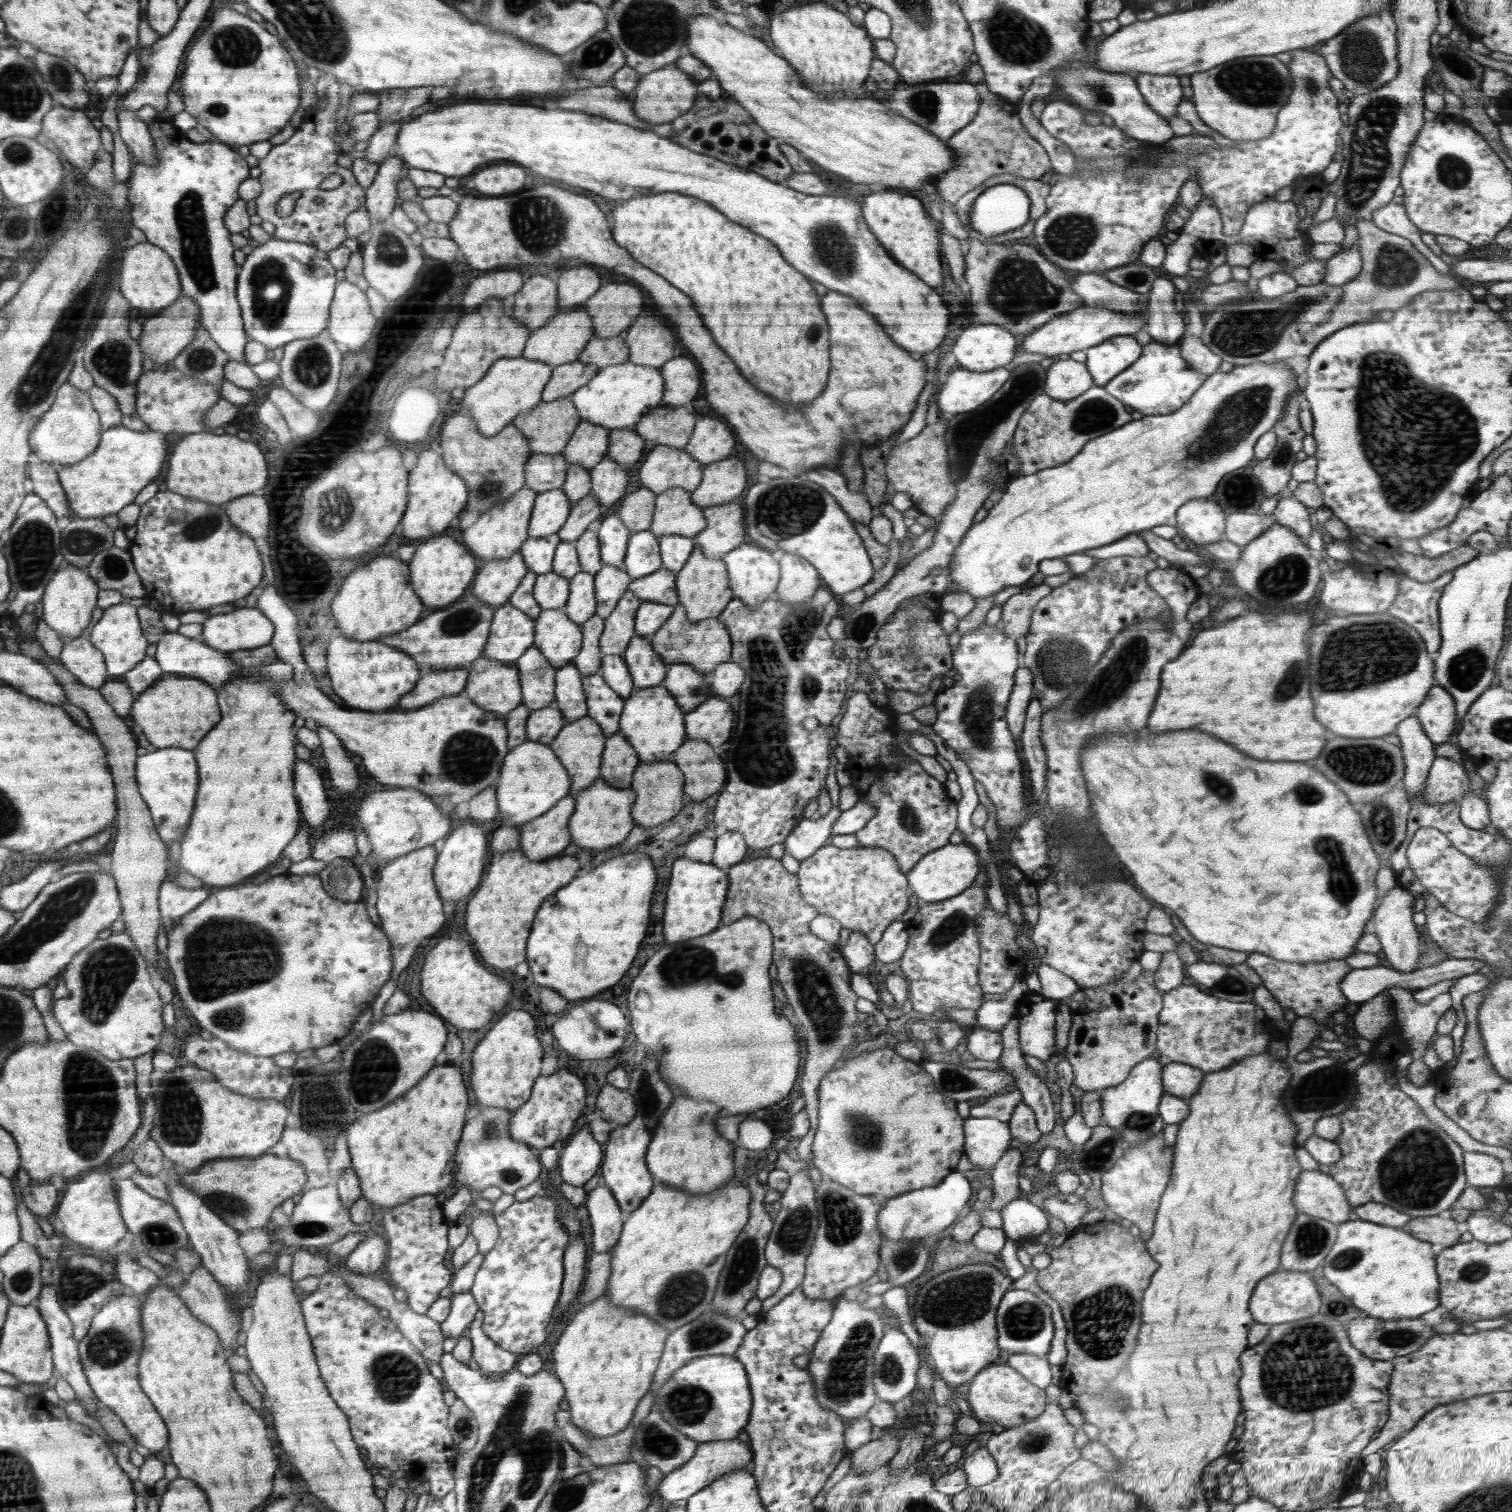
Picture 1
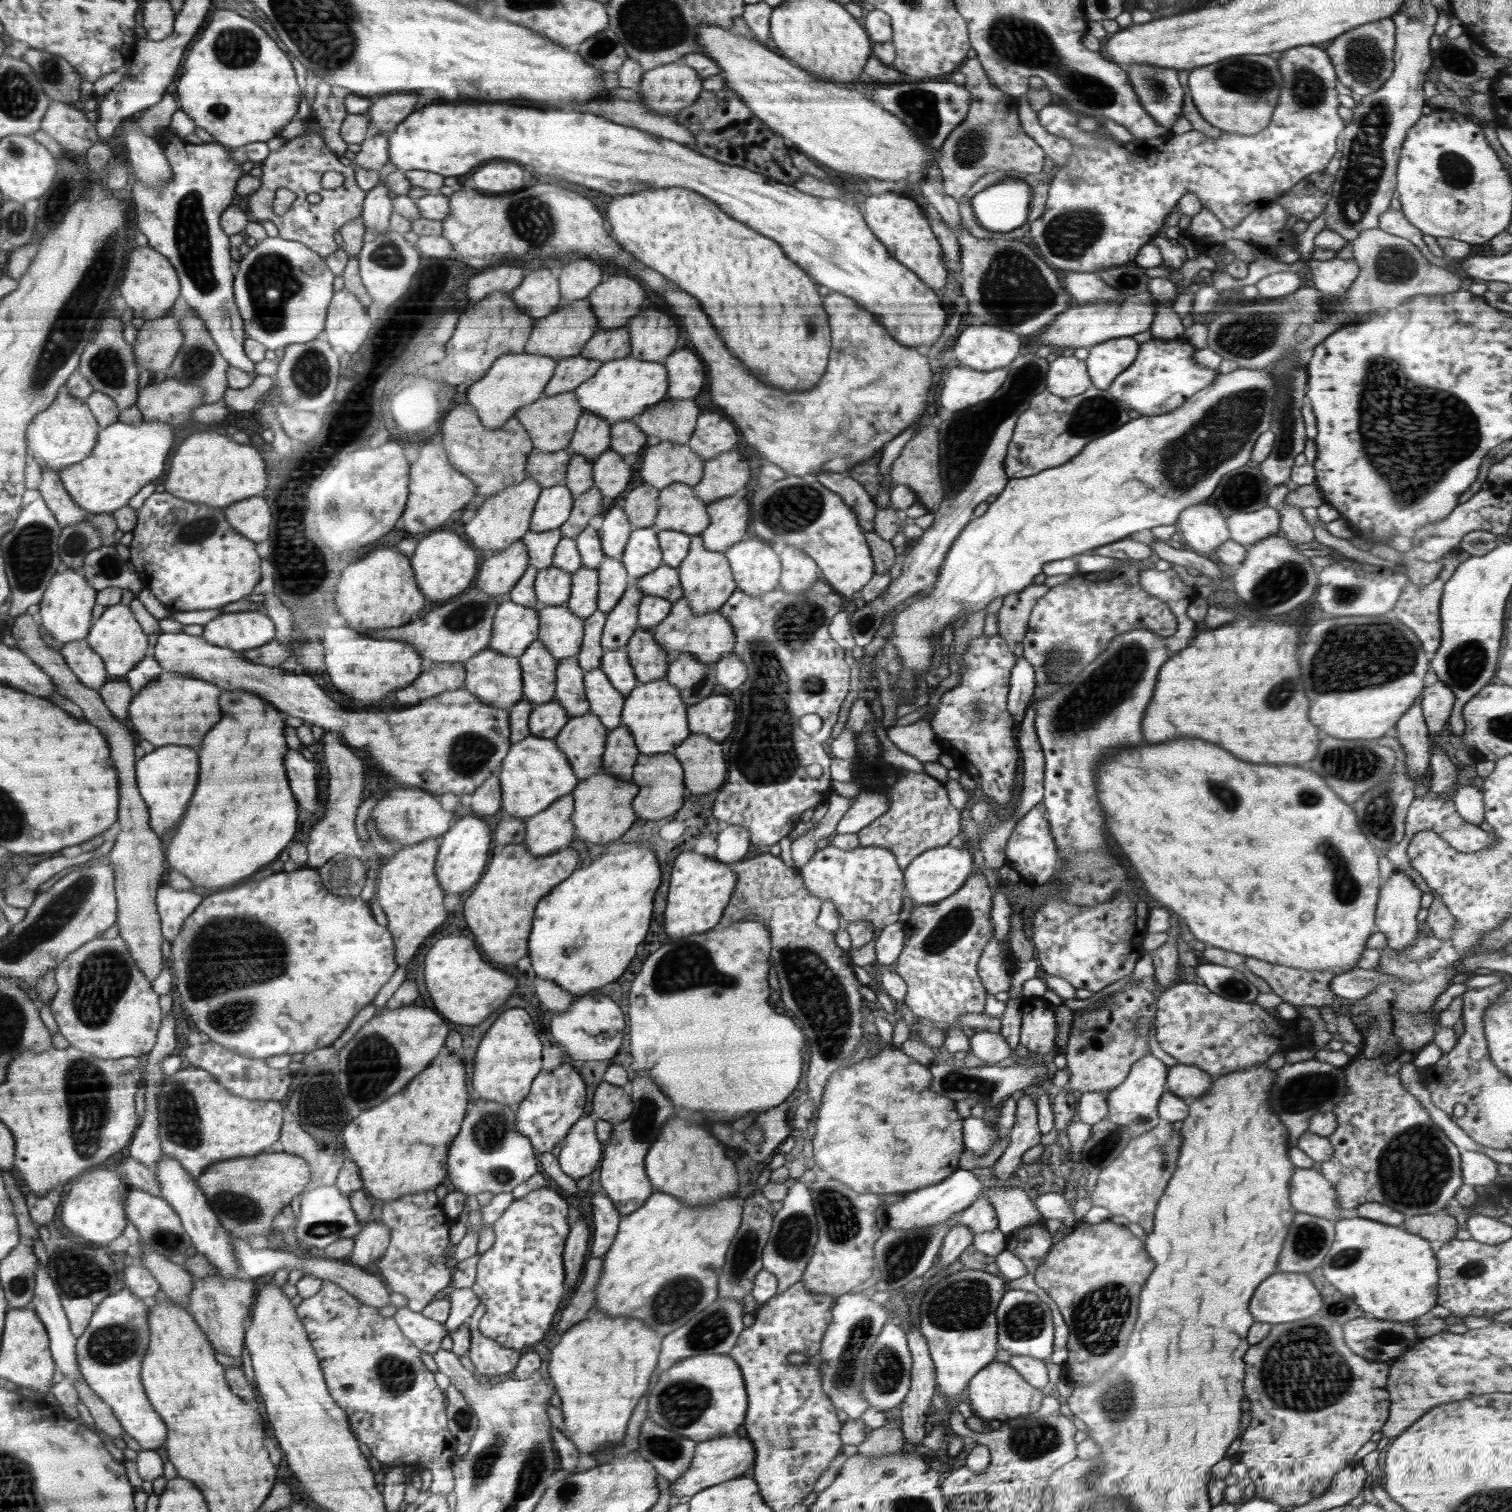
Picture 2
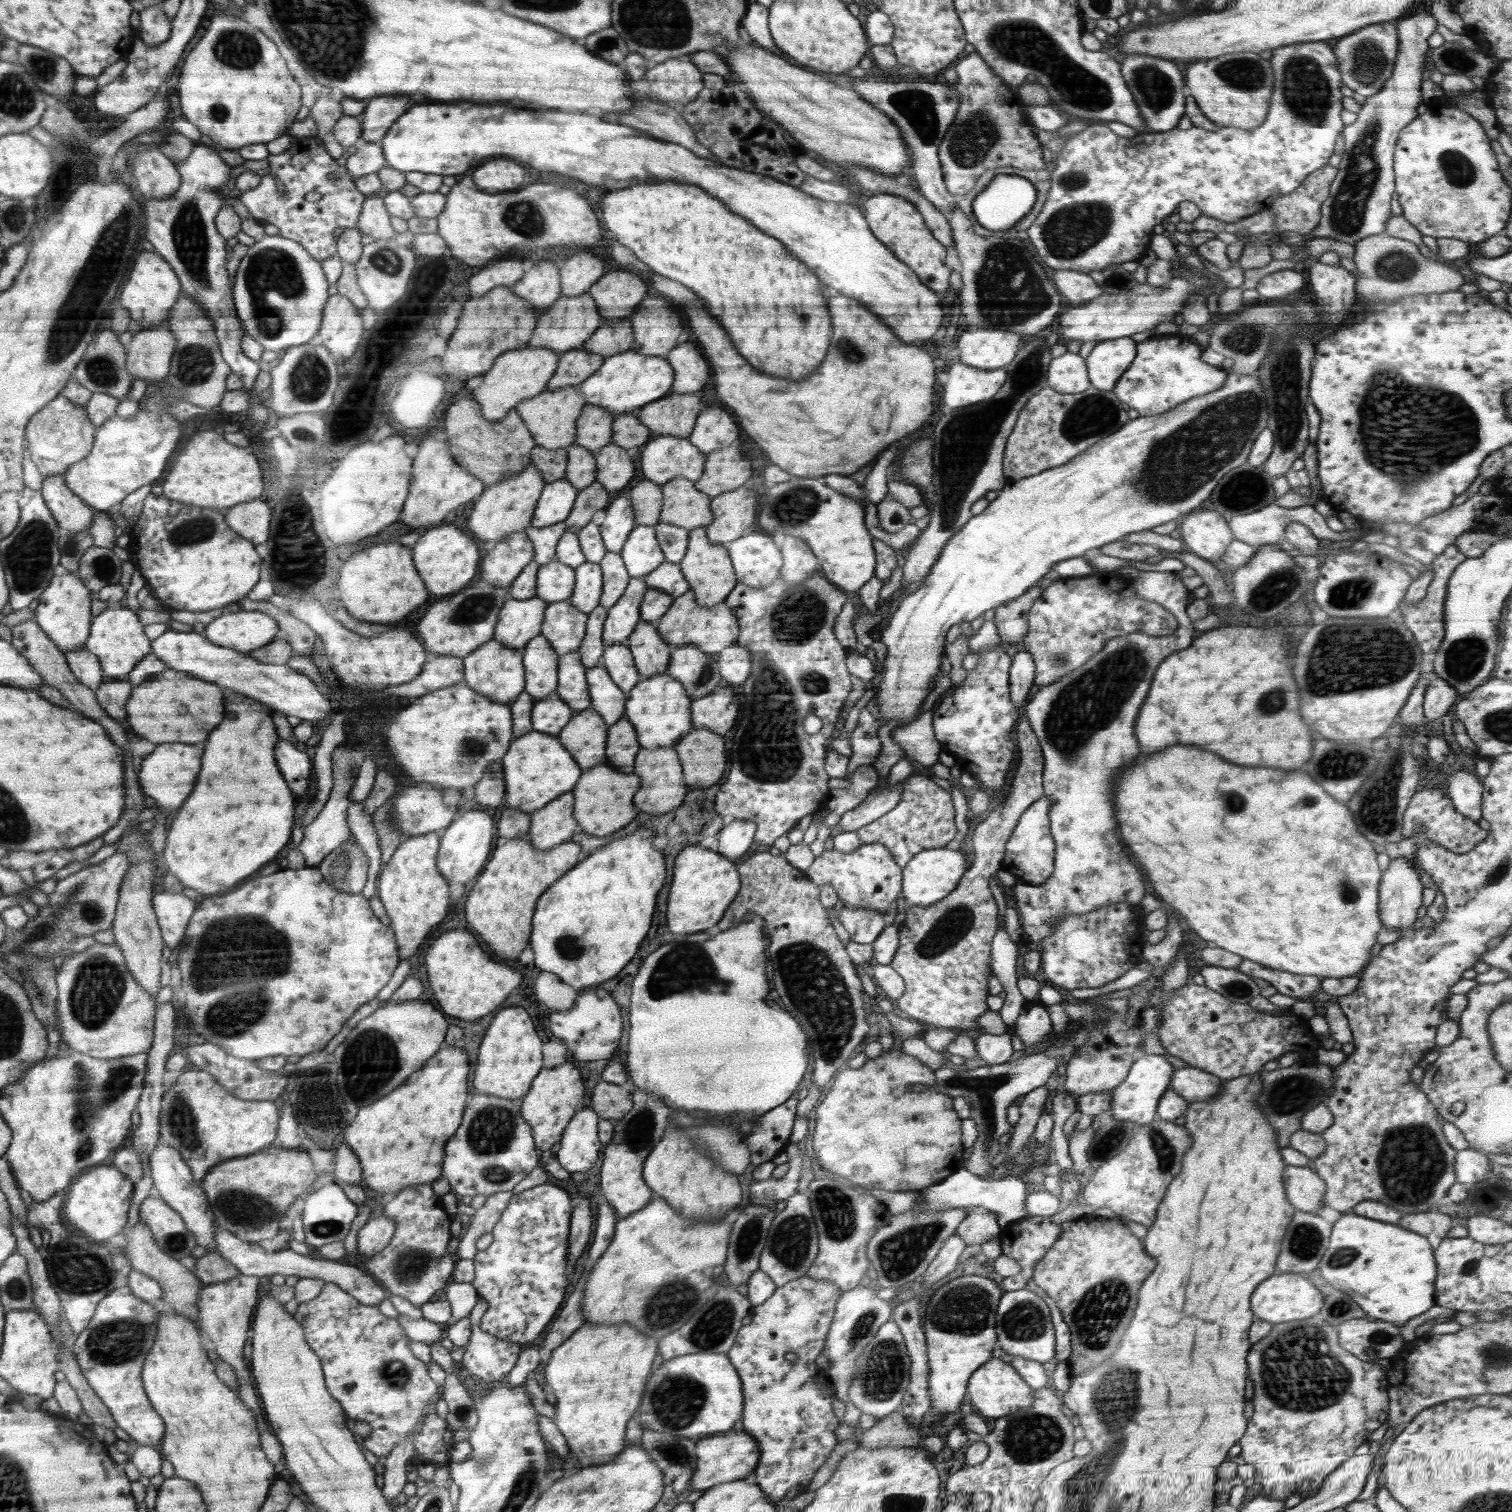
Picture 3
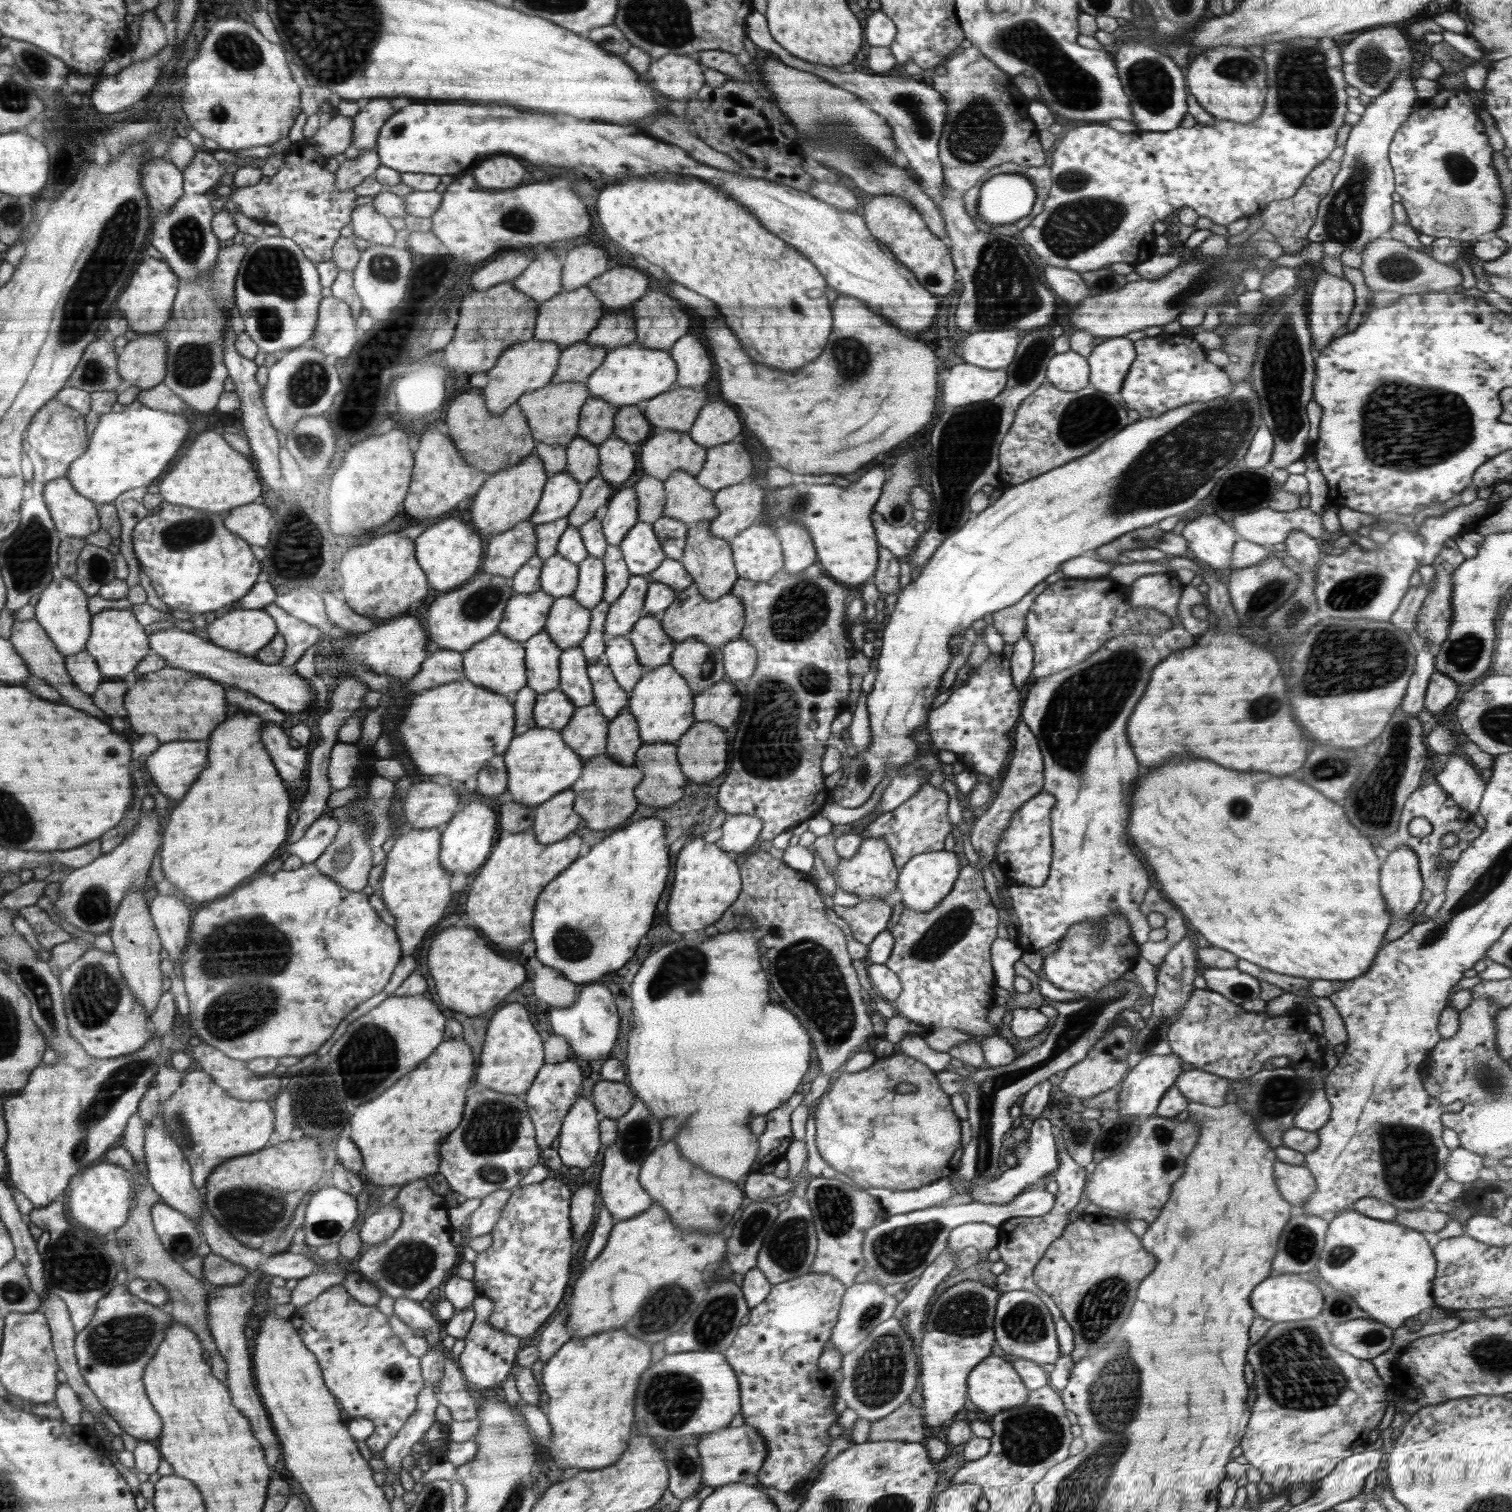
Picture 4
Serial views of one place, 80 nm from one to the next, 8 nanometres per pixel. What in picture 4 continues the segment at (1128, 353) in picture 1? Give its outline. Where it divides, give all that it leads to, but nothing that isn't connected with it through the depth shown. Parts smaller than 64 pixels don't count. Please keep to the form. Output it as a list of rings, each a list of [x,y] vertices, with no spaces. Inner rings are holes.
[[[1124,336],[1098,342],[1087,356],[1089,384],[1102,392],[1118,395],[1135,358],[1134,342]]]

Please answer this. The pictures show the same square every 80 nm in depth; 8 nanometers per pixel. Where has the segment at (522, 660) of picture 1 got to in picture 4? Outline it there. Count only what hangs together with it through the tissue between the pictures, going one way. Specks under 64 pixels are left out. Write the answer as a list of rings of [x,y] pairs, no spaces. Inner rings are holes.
[[[545,629],[526,641],[526,665],[528,666],[527,686],[534,690],[536,695],[542,695],[549,691],[559,689],[559,660],[562,657],[563,651],[564,650],[551,639],[551,636]]]

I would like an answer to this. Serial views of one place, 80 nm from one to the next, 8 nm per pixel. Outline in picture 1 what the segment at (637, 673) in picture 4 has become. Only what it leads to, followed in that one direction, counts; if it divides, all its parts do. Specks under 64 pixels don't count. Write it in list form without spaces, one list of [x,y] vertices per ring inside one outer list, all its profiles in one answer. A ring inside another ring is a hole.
[[[622,654],[603,655],[599,672],[607,684],[625,700],[635,691],[633,677]]]

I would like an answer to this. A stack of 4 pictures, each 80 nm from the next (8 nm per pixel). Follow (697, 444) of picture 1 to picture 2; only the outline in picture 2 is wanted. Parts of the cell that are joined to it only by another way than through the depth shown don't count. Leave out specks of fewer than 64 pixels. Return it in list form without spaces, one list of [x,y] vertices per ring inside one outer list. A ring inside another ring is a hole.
[[[706,411],[700,416],[699,425],[687,444],[706,462],[728,452],[737,441],[738,432],[732,422],[716,412]]]

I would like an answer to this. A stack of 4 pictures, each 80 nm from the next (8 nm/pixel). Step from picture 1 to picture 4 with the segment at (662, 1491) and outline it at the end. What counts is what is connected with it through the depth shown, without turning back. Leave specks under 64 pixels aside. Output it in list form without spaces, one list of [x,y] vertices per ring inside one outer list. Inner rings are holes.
[[[748,1425],[740,1426],[740,1428],[724,1428],[706,1434],[696,1443],[701,1460],[702,1487],[721,1487],[742,1482],[749,1474],[756,1475],[768,1453],[762,1435],[758,1435],[758,1431]]]

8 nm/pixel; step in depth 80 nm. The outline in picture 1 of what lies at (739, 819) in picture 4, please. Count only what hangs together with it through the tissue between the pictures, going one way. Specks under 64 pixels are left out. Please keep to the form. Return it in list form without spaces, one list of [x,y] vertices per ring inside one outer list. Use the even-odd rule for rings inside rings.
[[[728,830],[716,837],[711,863],[722,869],[729,869],[744,860],[746,852],[748,846],[742,834],[735,830]]]

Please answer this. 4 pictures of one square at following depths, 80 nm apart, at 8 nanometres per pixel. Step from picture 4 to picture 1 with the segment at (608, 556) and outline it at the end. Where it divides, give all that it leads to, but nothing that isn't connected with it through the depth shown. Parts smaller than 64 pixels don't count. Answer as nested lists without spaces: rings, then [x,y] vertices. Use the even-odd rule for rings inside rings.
[[[609,564],[594,575],[596,612],[600,618],[608,618],[620,597],[628,590],[631,579],[625,573],[624,568],[616,568]]]

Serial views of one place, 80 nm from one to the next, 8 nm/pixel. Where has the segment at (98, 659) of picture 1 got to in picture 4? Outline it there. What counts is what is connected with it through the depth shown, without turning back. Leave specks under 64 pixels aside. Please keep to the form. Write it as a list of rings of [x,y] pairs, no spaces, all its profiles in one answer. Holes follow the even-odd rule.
[[[86,650],[68,655],[66,665],[73,683],[85,693],[94,694],[103,682],[98,663]]]

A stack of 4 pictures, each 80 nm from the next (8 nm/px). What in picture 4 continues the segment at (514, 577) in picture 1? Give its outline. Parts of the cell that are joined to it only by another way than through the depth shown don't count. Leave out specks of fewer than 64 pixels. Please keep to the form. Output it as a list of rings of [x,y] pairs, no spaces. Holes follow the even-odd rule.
[[[530,519],[524,520],[511,530],[494,536],[488,544],[488,556],[481,570],[514,578],[520,568],[535,556],[538,544],[535,526]]]

